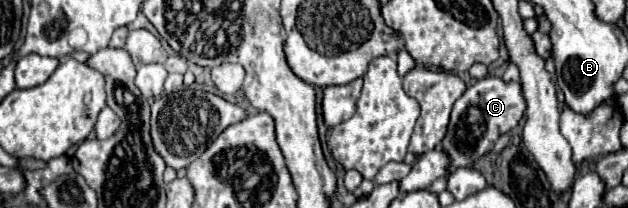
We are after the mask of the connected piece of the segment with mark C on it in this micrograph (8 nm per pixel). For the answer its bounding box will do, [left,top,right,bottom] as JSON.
[444,76,526,168]

